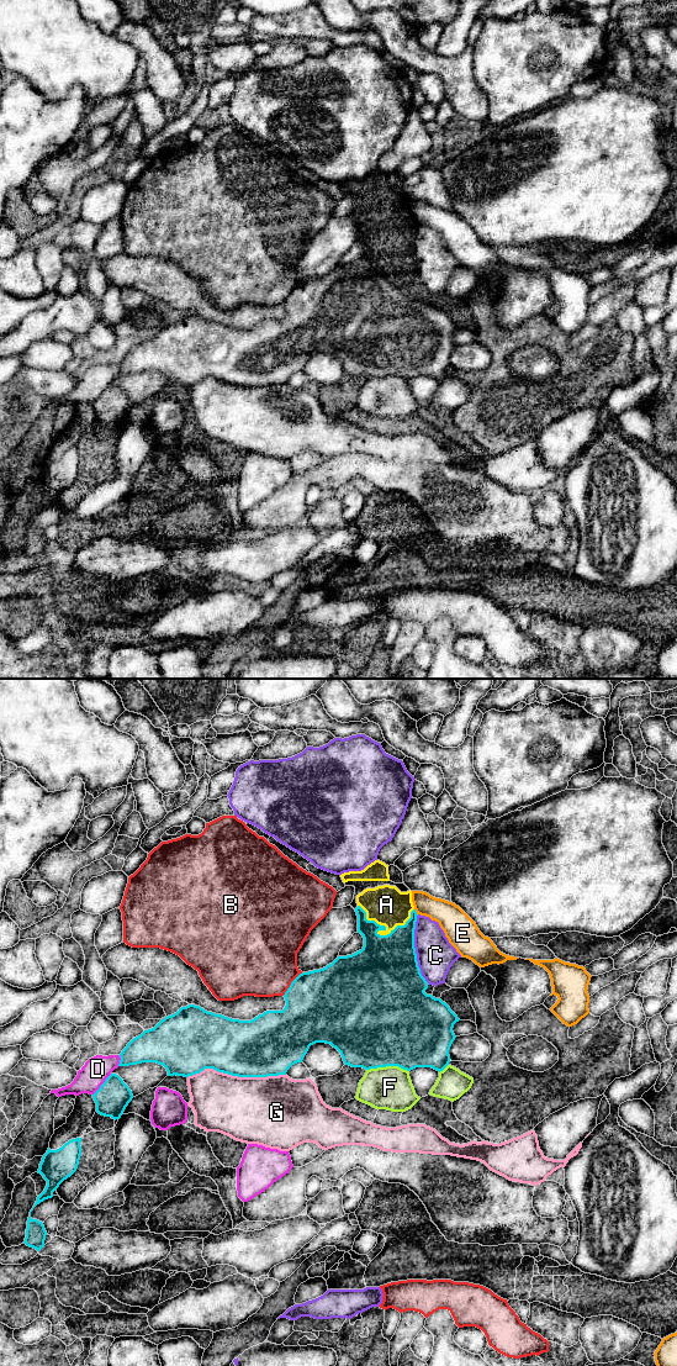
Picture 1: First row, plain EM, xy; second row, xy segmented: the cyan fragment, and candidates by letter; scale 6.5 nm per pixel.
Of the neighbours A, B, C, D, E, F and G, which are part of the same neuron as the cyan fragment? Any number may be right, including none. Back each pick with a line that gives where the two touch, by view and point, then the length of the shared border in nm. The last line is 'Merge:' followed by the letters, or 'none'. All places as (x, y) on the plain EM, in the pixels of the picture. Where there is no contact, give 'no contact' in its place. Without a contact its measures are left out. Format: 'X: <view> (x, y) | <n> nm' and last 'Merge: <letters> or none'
A: xy (377, 240) | 360 nm
Merge: A

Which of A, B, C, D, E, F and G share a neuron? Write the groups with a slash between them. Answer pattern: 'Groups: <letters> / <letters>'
Groups: A / B / C / D / E / F / G

